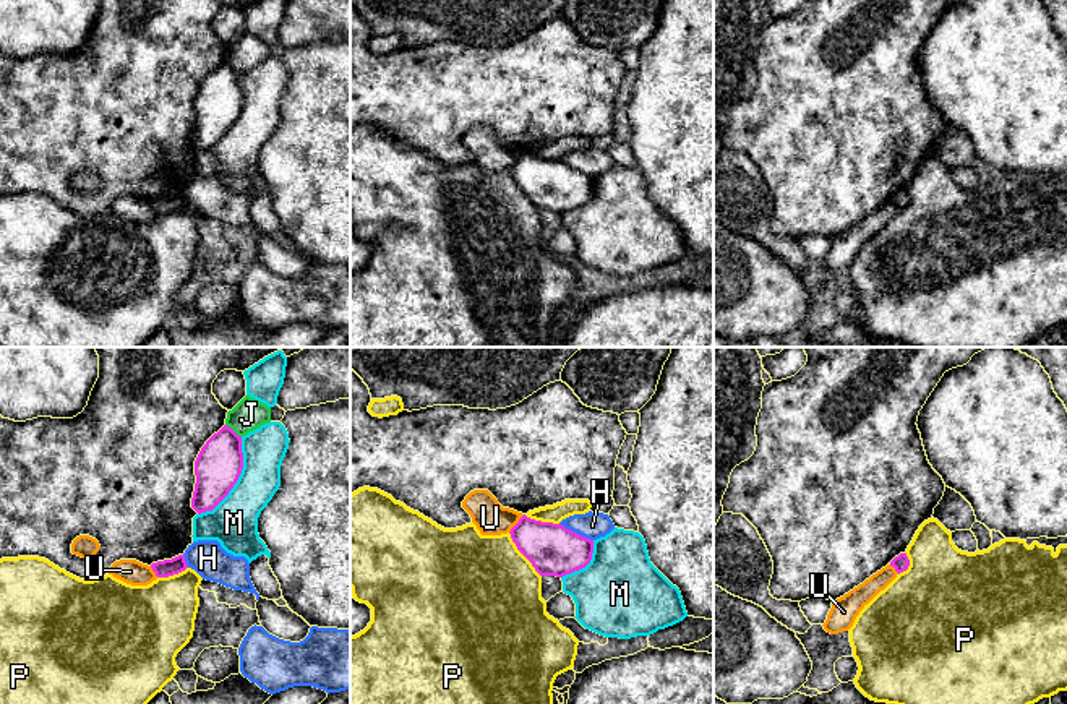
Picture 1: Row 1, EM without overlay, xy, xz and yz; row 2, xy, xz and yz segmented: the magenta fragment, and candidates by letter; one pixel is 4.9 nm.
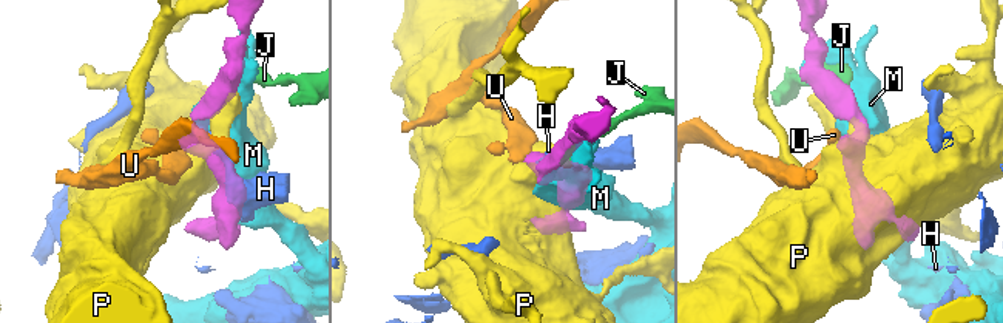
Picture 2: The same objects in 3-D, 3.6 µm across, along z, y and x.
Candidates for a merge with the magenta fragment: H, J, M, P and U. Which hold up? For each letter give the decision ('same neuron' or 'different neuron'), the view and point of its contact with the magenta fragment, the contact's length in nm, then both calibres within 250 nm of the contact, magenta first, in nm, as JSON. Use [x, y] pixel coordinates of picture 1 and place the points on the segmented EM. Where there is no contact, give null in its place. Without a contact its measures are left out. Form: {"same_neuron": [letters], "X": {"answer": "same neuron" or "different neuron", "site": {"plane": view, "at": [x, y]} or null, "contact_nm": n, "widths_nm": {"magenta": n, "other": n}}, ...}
{"same_neuron": ["U"], "H": {"answer": "different neuron", "site": {"plane": "xz", "at": [574, 532]}, "contact_nm": 190, "widths_nm": {"magenta": 260, "other": 130}}, "J": {"answer": "different neuron", "site": {"plane": "xy", "at": [232, 430]}, "contact_nm": 100, "widths_nm": {"magenta": 220, "other": 160}}, "M": {"answer": "different neuron", "site": {"plane": "xy", "at": [237, 479]}, "contact_nm": 440, "widths_nm": {"magenta": 220, "other": 240}}, "P": {"answer": "different neuron", "site": {"plane": "xz", "at": [522, 553]}, "contact_nm": 280, "widths_nm": {"magenta": 260, "other": 500}}, "U": {"answer": "same neuron", "site": {"plane": "xz", "at": [516, 524]}, "contact_nm": 120, "widths_nm": {"magenta": 260, "other": 160}}}

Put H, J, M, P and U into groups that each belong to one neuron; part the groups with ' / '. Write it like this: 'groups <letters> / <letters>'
groups H / J / M / P / U

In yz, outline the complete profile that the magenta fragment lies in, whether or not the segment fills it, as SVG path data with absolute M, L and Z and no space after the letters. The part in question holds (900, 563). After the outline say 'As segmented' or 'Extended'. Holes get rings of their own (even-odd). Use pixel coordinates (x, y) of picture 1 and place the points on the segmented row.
M906 553L895 556L885 568L872 574L863 584L832 602L824 629L830 634L848 631L859 612L884 590L900 573L906 571L910 560Z. Extended

